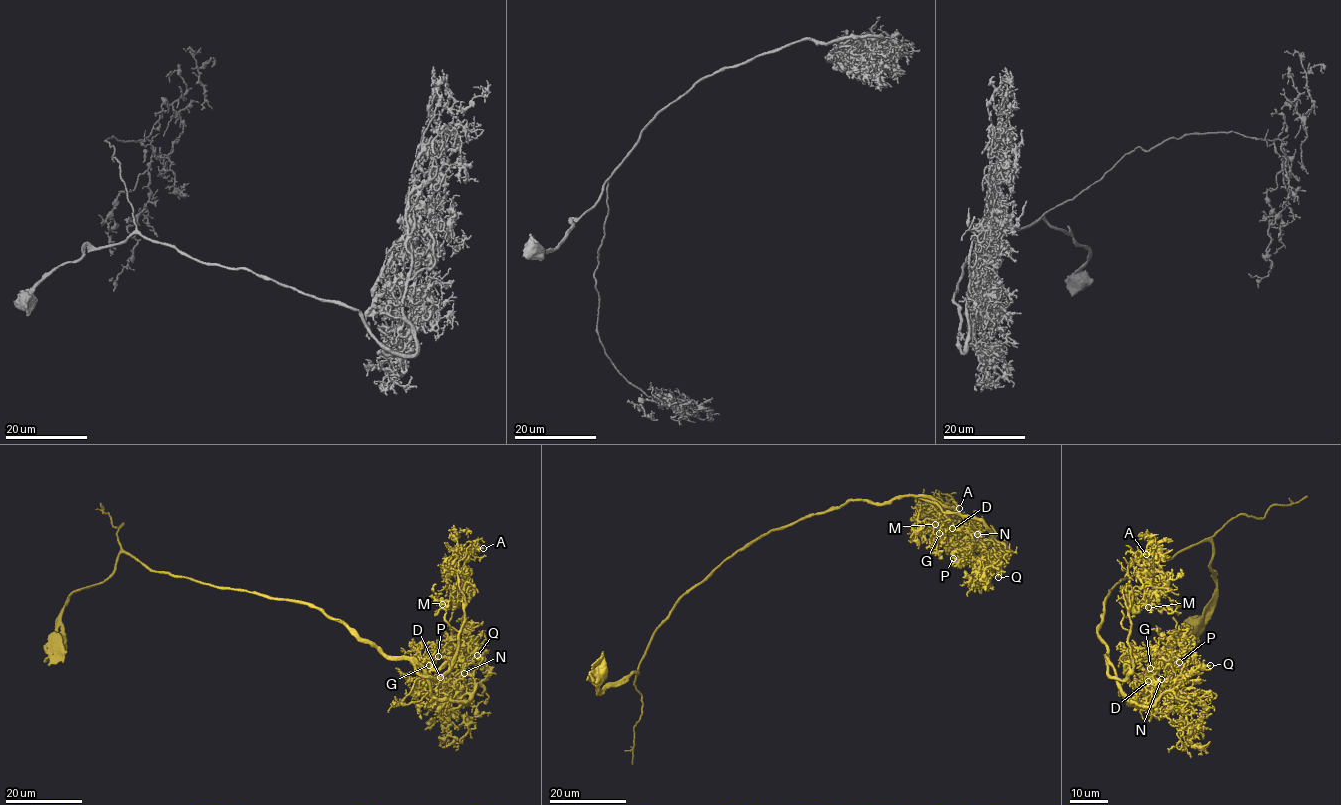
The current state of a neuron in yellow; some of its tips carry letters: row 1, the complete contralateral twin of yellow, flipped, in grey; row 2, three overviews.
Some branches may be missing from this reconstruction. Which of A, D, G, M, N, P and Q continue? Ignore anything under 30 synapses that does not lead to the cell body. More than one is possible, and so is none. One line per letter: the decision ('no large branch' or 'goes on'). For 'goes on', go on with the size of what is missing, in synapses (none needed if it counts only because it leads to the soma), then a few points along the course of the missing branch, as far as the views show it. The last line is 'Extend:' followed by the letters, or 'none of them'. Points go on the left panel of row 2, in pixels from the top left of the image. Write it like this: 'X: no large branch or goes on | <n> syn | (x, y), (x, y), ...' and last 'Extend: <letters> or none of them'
A: no large branch
D: no large branch
G: no large branch
M: no large branch
N: no large branch
P: no large branch
Q: no large branch
Extend: none of them

